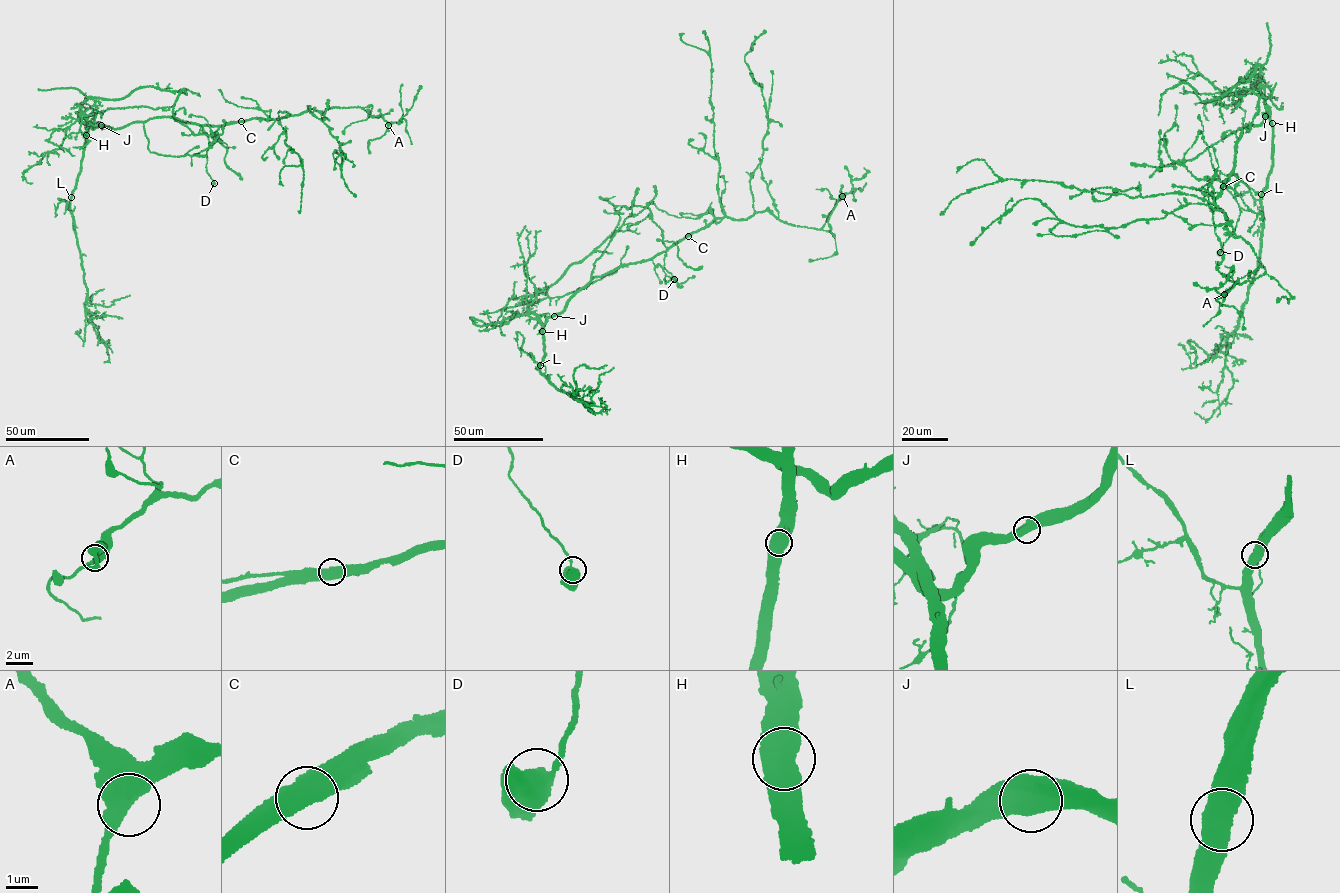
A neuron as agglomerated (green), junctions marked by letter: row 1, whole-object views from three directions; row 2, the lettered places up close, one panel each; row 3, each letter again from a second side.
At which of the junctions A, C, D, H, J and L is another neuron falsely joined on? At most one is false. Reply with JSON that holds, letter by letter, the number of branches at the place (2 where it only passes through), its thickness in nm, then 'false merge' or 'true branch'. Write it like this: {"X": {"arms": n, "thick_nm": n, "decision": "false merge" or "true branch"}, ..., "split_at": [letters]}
{"A": {"arms": 2, "thick_nm": 650, "decision": "true branch"}, "C": {"arms": 2, "thick_nm": 650, "decision": "false merge"}, "D": {"arms": 2, "thick_nm": 700, "decision": "true branch"}, "H": {"arms": 2, "thick_nm": 650, "decision": "true branch"}, "J": {"arms": 2, "thick_nm": 650, "decision": "true branch"}, "L": {"arms": 2, "thick_nm": 600, "decision": "true branch"}, "split_at": ["C"]}

